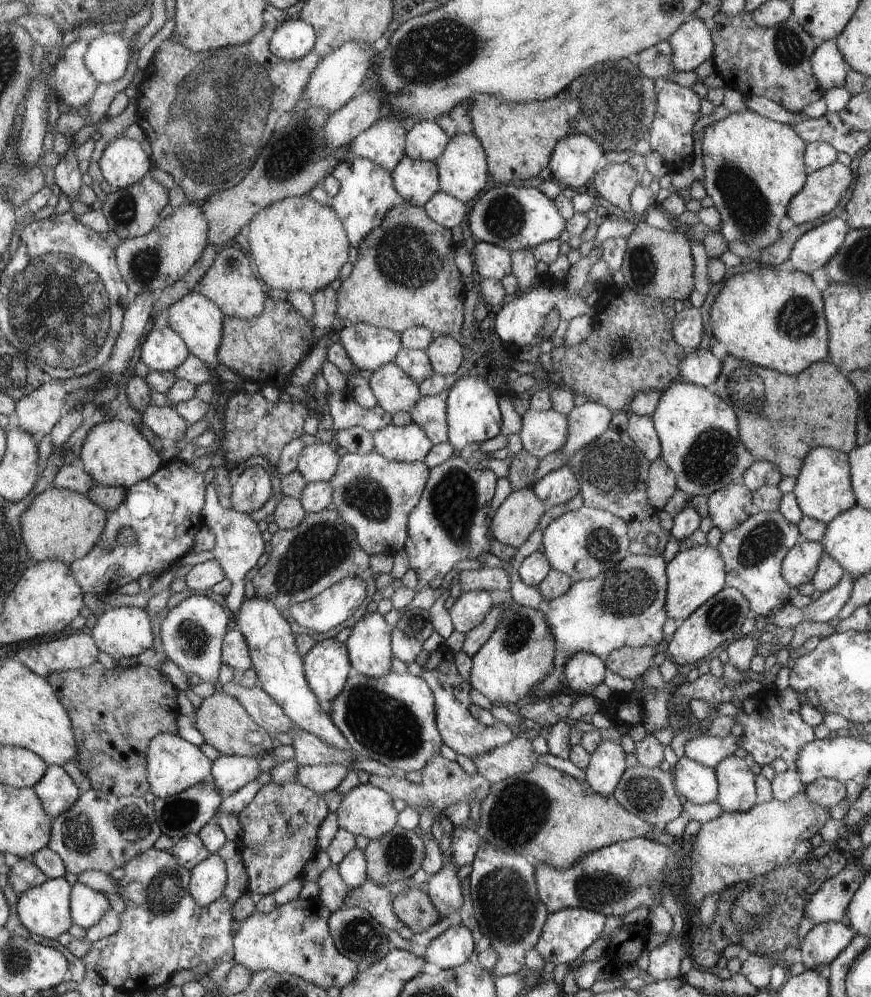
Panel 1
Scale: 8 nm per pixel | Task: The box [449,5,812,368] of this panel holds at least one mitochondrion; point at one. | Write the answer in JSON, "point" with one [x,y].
{"point":[615,104]}

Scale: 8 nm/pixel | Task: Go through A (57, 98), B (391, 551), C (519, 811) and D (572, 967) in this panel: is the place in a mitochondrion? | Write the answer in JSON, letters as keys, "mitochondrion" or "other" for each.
{"A":"other","B":"other","C":"mitochondrion","D":"other"}

